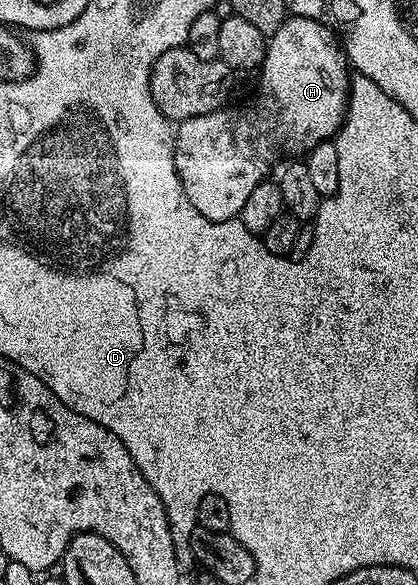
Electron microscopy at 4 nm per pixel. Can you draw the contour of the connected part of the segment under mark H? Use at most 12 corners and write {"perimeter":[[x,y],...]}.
{"perimeter":[[288,17],[262,111],[177,124],[174,168],[208,221],[237,220],[289,151],[346,120],[352,71],[322,19]]}

